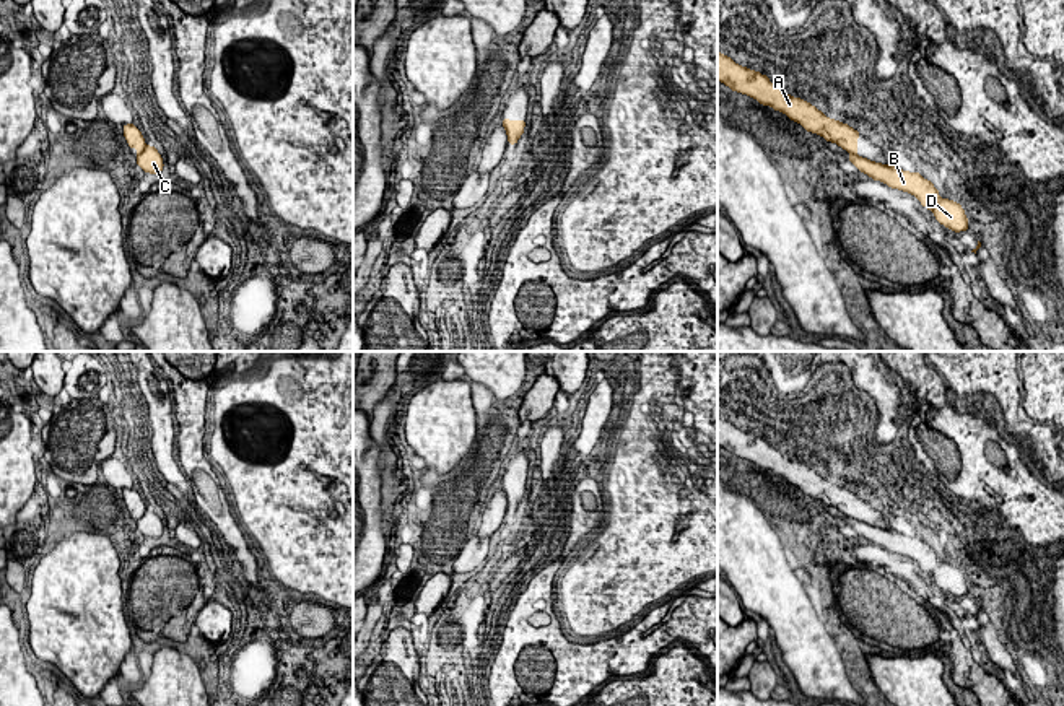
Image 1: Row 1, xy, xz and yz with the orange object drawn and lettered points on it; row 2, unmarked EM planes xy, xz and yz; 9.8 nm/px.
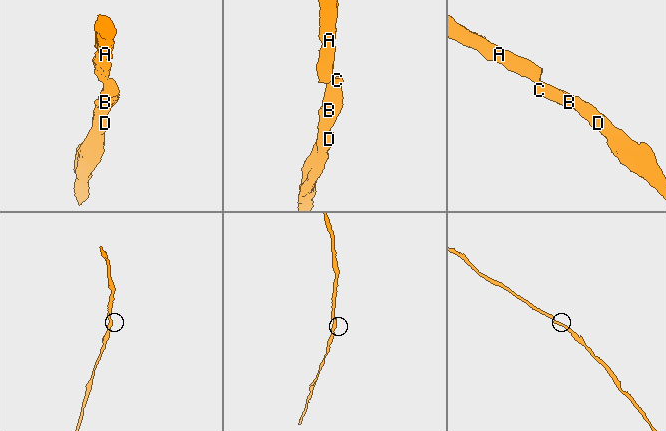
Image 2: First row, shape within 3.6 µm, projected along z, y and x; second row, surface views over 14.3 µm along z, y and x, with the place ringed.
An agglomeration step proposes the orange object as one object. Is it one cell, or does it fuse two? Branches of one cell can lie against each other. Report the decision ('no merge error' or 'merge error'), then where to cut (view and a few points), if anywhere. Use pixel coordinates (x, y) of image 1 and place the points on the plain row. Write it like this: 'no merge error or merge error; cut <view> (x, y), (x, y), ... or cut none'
merge error; cut xy (145, 511), (137, 519)

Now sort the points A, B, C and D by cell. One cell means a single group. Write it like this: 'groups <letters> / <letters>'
groups A / B C D

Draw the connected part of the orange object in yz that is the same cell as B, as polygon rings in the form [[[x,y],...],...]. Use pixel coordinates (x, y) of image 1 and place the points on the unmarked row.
[[[853,517],[849,519],[849,525],[857,532],[857,535],[867,538],[874,545],[880,545],[892,553],[914,560],[945,592],[955,597],[966,595],[970,592],[962,569],[948,563],[940,563],[934,548],[924,543],[919,537],[903,535]]]

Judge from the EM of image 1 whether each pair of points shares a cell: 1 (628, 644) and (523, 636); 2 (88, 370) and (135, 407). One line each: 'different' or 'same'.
1: same
2: different

